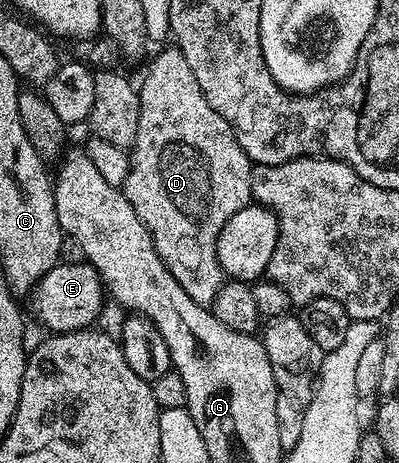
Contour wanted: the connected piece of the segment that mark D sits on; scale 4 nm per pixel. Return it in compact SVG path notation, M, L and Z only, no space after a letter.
M175 46L168 47L150 62L145 81L139 84L139 130L131 149L131 167L123 191L143 226L147 226L153 249L167 270L196 304L204 305L223 283L217 261L219 234L227 218L251 202L251 161L239 146L233 127L211 110L207 98L203 98L203 90L199 90L199 82L195 82L195 74L191 74L181 51Z

